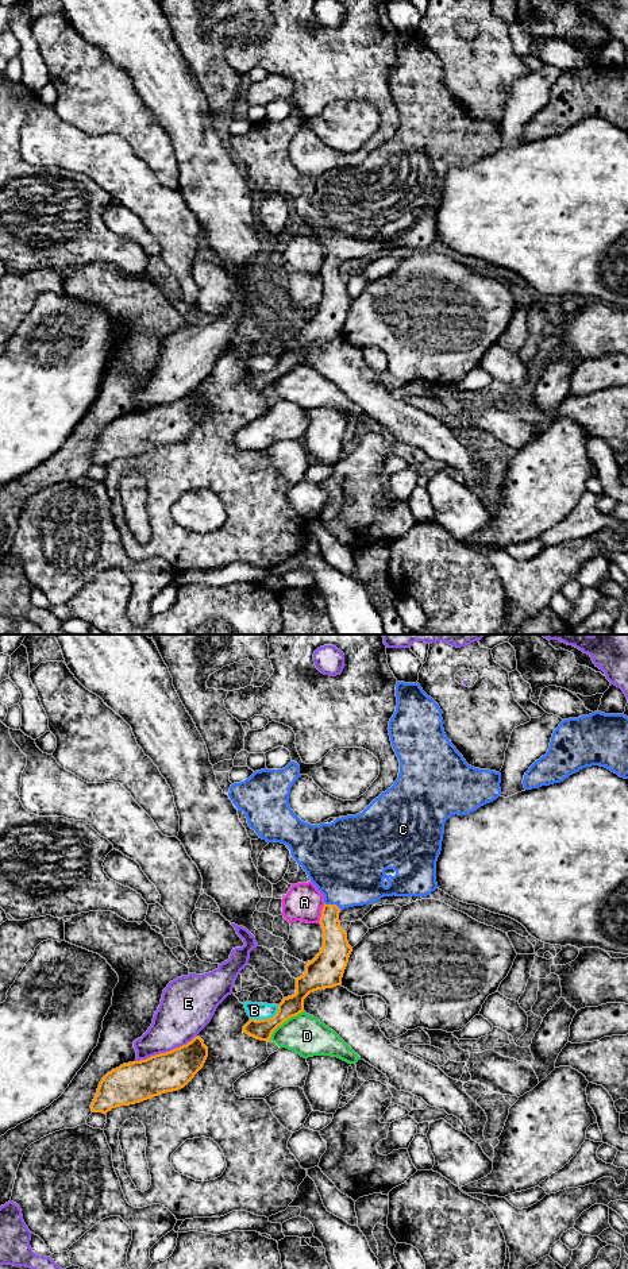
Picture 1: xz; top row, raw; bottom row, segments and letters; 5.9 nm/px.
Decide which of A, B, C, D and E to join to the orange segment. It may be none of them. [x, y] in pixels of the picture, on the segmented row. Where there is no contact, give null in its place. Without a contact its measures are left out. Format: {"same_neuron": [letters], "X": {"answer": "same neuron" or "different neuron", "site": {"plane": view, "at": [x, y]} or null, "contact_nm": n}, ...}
{"same_neuron": ["C"], "A": {"answer": "different neuron", "site": {"plane": "xz", "at": [322, 913]}, "contact_nm": 120}, "B": {"answer": "different neuron", "site": {"plane": "xz", "at": [273, 1017]}, "contact_nm": 150}, "C": {"answer": "same neuron", "site": {"plane": "xz", "at": [332, 905]}, "contact_nm": 120}, "D": {"answer": "different neuron", "site": {"plane": "xz", "at": [284, 1021]}, "contact_nm": 280}, "E": {"answer": "different neuron", "site": {"plane": "xz", "at": [166, 1052]}, "contact_nm": 400}}

